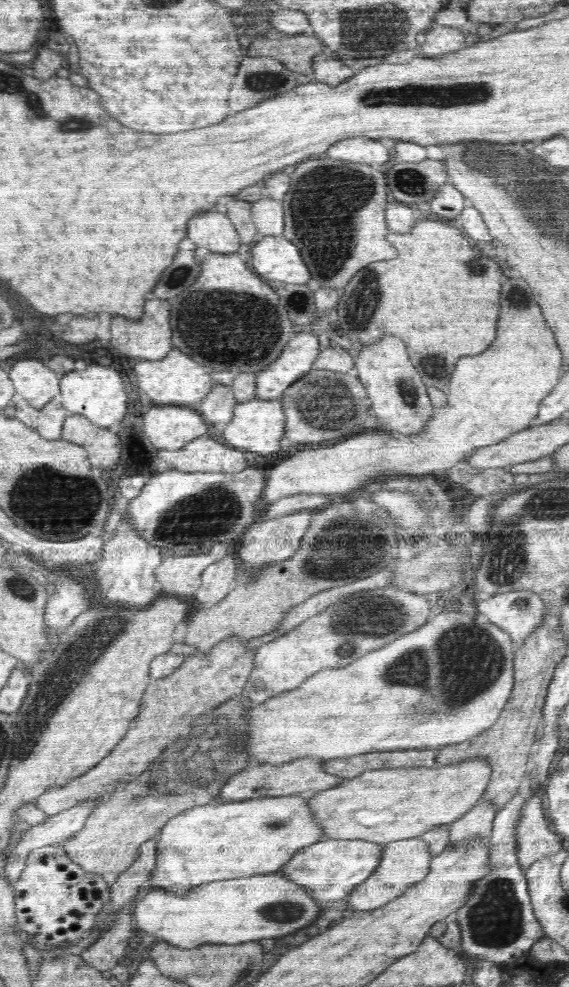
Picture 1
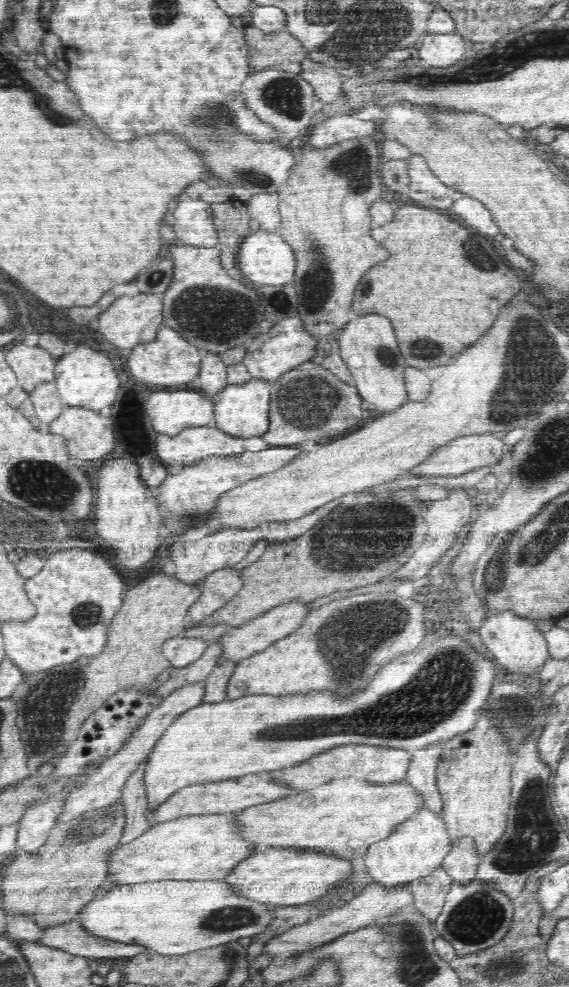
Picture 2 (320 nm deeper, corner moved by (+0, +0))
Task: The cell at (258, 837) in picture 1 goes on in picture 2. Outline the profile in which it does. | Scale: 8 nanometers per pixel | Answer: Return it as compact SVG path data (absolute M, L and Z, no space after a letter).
M236 814L196 815L152 824L148 832L141 834L136 840L113 848L107 862L109 882L124 886L138 884L138 882L156 882L156 880L222 880L241 860L254 853L252 850L259 850L255 844L248 844L236 834L236 824L232 816Z

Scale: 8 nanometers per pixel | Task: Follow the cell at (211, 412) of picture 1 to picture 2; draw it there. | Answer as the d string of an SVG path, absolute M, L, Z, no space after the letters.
M207 352L203 353L198 376L195 376L193 382L188 384L188 388L216 398L228 384L227 366L224 365L219 353Z

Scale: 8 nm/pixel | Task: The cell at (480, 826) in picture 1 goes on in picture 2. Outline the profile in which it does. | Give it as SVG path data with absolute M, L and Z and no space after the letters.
M462 838L454 846L441 864L454 881L466 884L476 878L480 856L477 856L473 838Z

